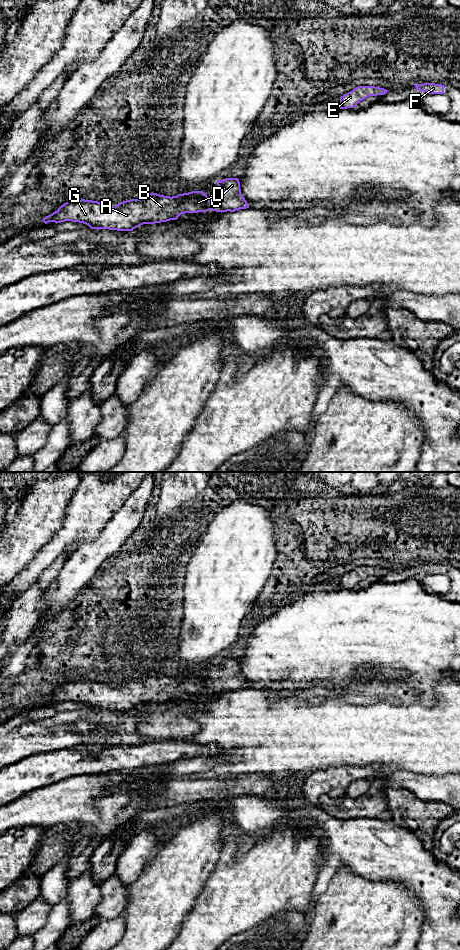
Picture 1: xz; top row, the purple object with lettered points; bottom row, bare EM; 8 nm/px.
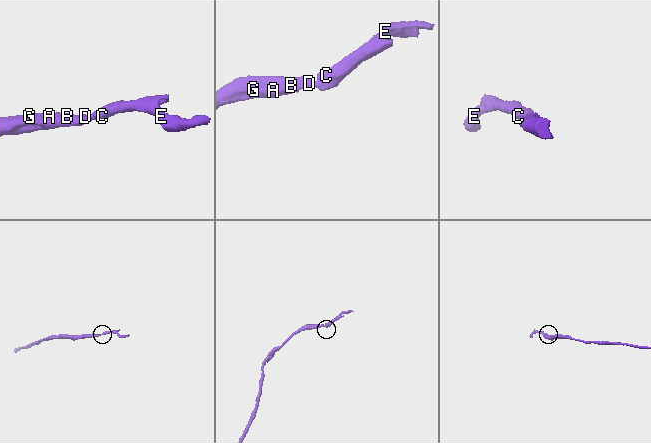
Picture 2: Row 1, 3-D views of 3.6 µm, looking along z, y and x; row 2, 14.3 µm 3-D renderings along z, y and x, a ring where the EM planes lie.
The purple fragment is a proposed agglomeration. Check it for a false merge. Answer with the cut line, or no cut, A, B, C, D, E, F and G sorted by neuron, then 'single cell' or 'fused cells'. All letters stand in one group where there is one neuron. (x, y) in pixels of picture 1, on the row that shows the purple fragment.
cut none; groups A B C D E F G; single cell

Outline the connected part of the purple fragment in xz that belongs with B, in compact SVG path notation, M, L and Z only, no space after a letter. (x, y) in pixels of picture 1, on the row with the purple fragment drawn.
M226 178L217 181L217 185L218 195L212 201L210 201L208 196L202 191L192 191L172 197L151 193L138 199L130 199L120 202L116 204L115 207L98 201L81 199L64 203L57 211L44 217L42 221L45 224L49 222L55 222L57 224L65 221L72 221L86 224L91 229L132 231L143 224L155 224L176 220L180 215L185 213L205 213L209 210L222 213L249 208L249 204L241 194L238 178Z

